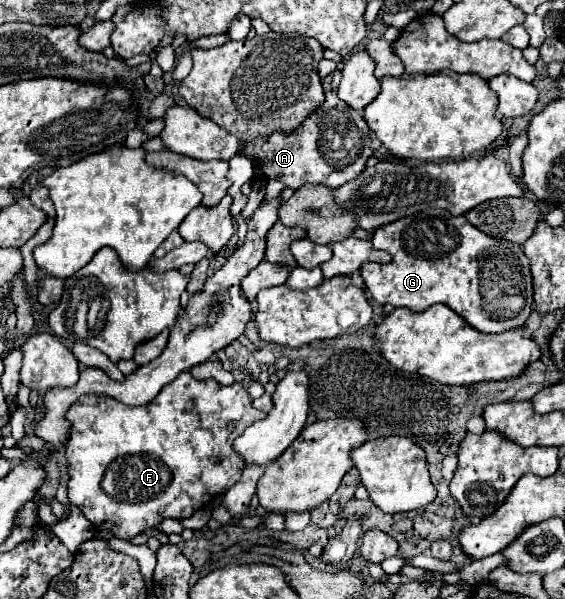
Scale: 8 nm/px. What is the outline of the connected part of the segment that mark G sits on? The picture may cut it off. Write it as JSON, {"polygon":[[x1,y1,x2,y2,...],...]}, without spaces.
{"polygon":[[429,208,377,228,371,242,377,250,387,250,393,256,389,264,361,266,365,288,381,306,405,306,421,312,441,302,487,334,523,326,533,310,533,284,523,248,479,232,465,216]]}

